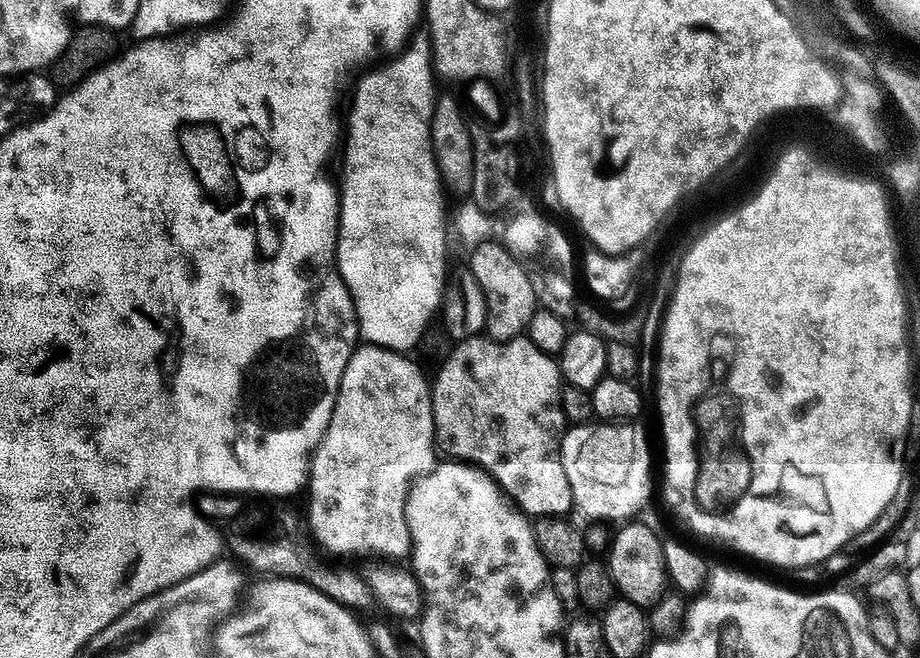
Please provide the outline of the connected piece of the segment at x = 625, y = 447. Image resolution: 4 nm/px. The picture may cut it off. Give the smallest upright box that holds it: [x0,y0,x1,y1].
[560,421,652,524]

